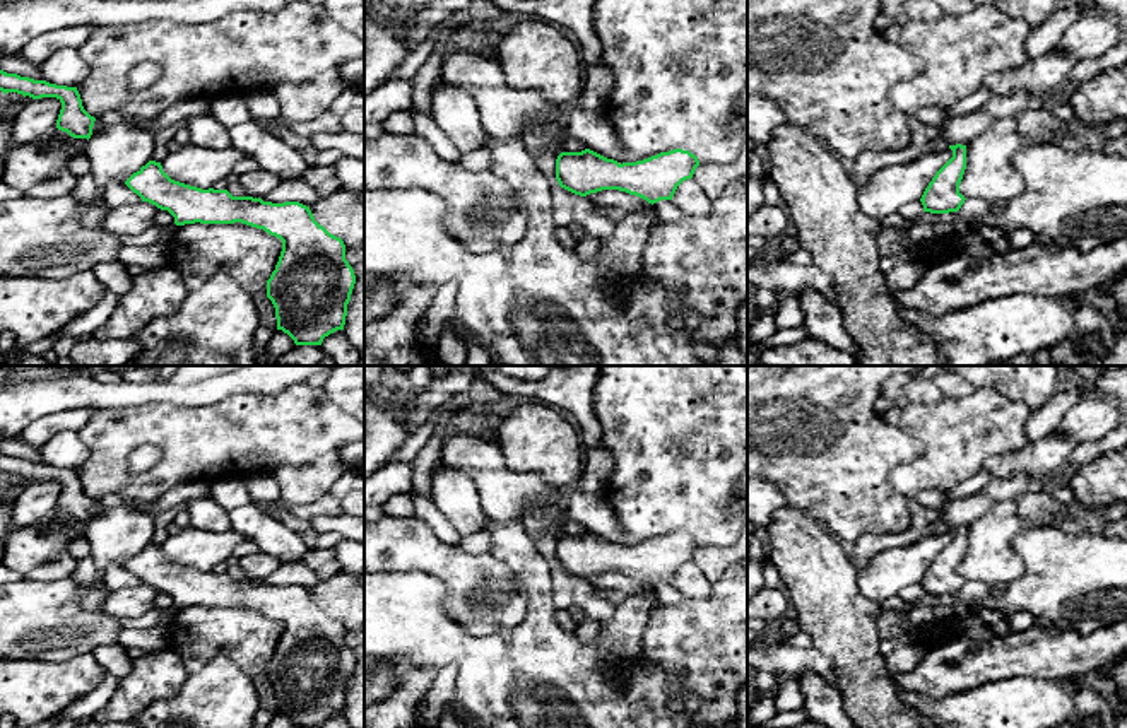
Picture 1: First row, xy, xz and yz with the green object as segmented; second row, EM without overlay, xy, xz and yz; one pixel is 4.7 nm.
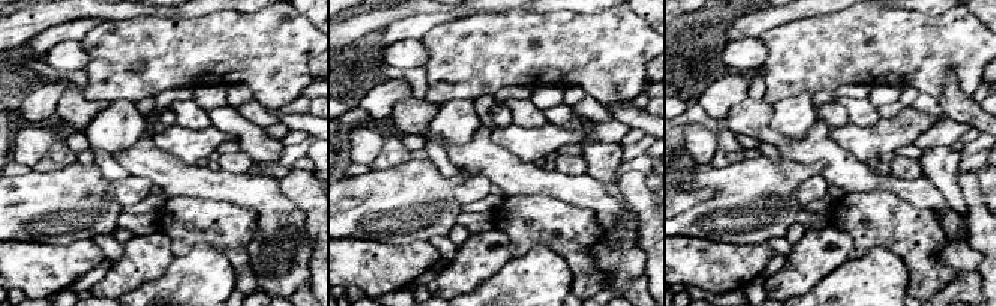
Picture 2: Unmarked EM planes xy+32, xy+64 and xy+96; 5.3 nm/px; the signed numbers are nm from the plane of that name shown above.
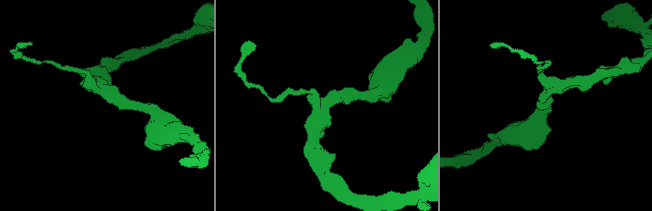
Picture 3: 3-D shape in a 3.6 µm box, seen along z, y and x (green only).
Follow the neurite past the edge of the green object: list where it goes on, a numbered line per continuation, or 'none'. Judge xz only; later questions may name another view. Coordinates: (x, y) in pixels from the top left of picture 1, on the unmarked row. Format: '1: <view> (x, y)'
none

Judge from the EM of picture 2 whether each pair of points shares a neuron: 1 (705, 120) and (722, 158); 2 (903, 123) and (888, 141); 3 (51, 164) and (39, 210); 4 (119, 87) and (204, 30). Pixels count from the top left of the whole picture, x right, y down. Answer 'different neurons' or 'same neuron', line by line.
1: same neuron
2: same neuron
3: different neurons
4: same neuron

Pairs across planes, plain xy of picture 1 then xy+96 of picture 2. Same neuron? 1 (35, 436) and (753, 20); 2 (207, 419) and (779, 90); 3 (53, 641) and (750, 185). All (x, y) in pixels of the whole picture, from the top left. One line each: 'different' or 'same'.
1: same
2: same
3: same

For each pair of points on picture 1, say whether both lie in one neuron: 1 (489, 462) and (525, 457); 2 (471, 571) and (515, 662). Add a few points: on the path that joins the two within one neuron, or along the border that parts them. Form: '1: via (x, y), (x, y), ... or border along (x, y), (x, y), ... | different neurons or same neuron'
1: border along (496, 443), (513, 470), (541, 479) | different neurons
2: border along (527, 602), (507, 631), (471, 634), (460, 622) | different neurons

